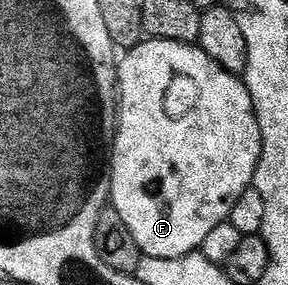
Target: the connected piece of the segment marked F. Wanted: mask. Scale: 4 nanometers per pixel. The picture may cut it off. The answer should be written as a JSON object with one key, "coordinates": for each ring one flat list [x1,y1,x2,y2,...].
{"coordinates":[[148,38,126,52,127,55,117,63,117,130,115,145,111,149,111,197,110,206,121,213,121,221,125,221,125,229,133,233,133,241,137,241,139,250,148,259,180,259,186,255,194,255,202,248,207,234,217,225,228,222,233,205,237,205,237,197,245,193,255,182,255,170,261,157,263,142,261,129,253,109,251,94,246,82,240,76,226,71,209,53,205,53,198,45,178,43,168,39]]}

